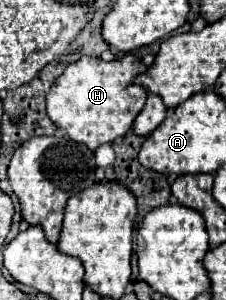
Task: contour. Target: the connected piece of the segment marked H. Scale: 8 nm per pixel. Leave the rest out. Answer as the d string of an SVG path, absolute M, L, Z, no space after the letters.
M126 54L118 60L104 62L102 58L82 56L78 62L68 64L62 76L56 78L52 88L46 94L46 112L48 118L78 144L86 144L90 150L96 150L102 144L112 144L116 138L124 136L134 118L144 108L148 92L134 84L146 66L132 54Z

